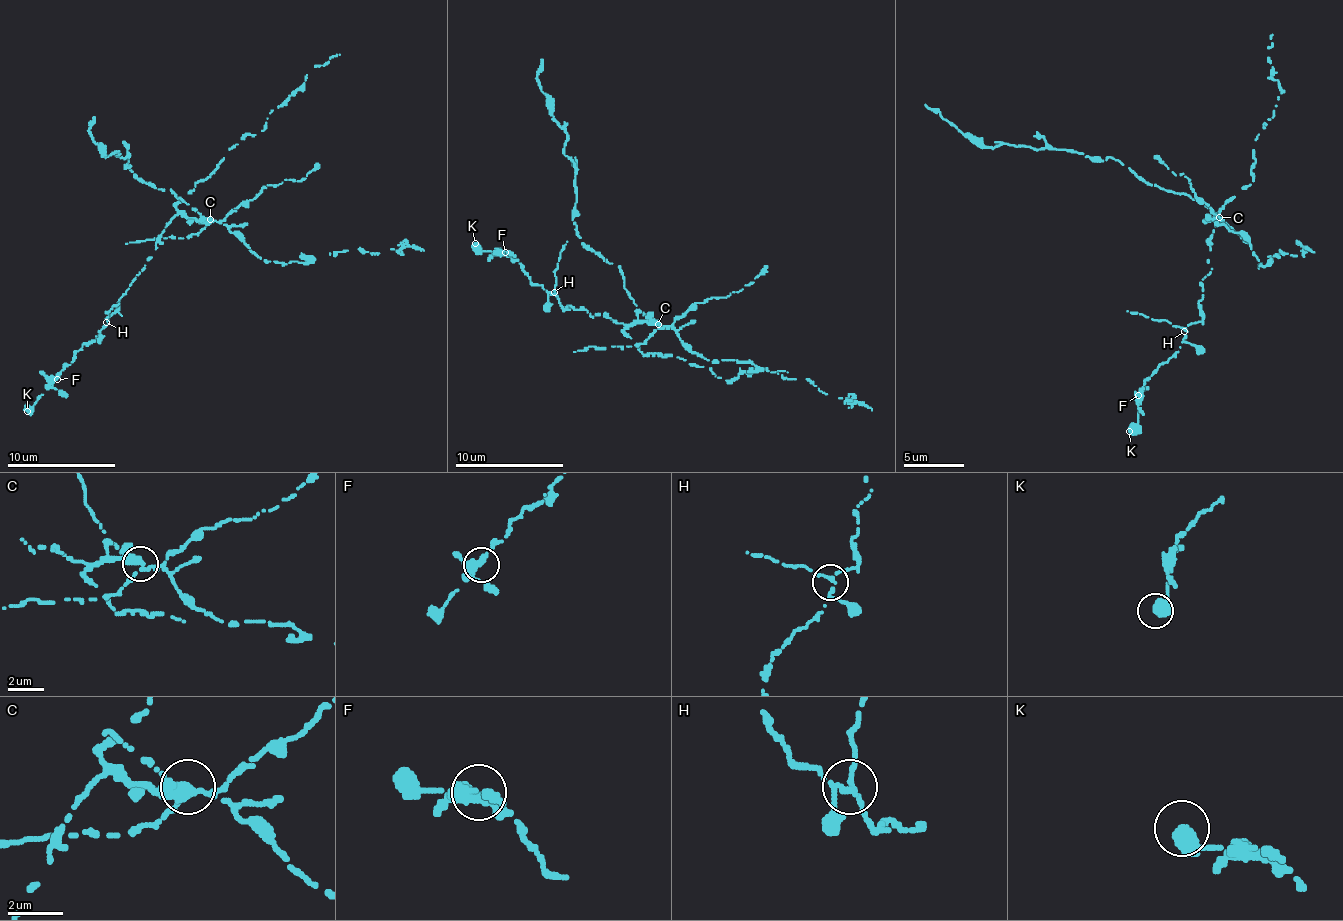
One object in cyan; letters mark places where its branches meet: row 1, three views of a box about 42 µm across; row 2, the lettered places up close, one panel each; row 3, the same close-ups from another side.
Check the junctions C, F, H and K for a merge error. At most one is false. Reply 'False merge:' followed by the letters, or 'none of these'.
False merge: C

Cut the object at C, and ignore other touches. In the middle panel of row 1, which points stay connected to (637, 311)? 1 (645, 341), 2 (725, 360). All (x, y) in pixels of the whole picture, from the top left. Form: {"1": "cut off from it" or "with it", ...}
{"1": "cut off from it", "2": "cut off from it"}

